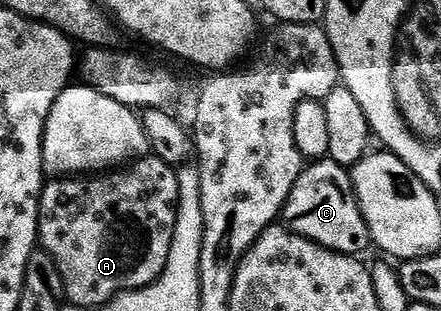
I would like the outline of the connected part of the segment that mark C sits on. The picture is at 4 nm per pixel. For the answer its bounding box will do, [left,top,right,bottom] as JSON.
[281,159,372,255]

